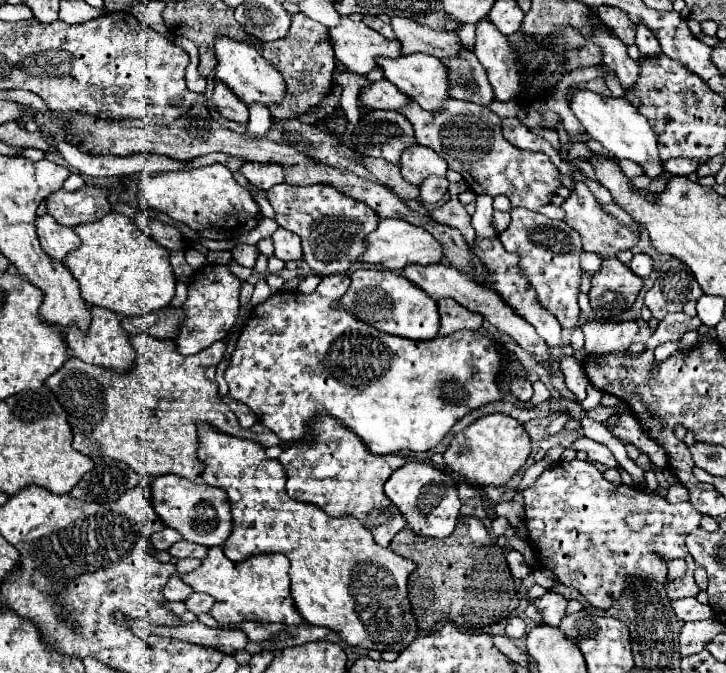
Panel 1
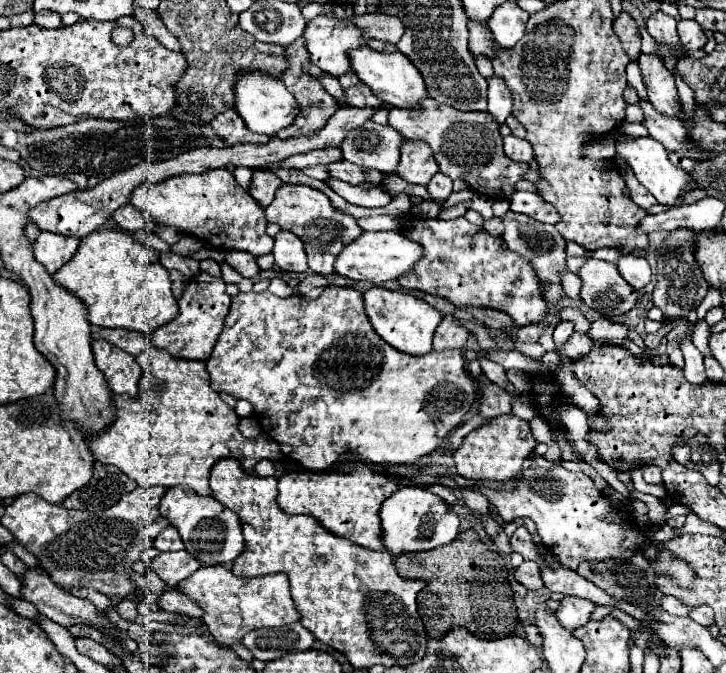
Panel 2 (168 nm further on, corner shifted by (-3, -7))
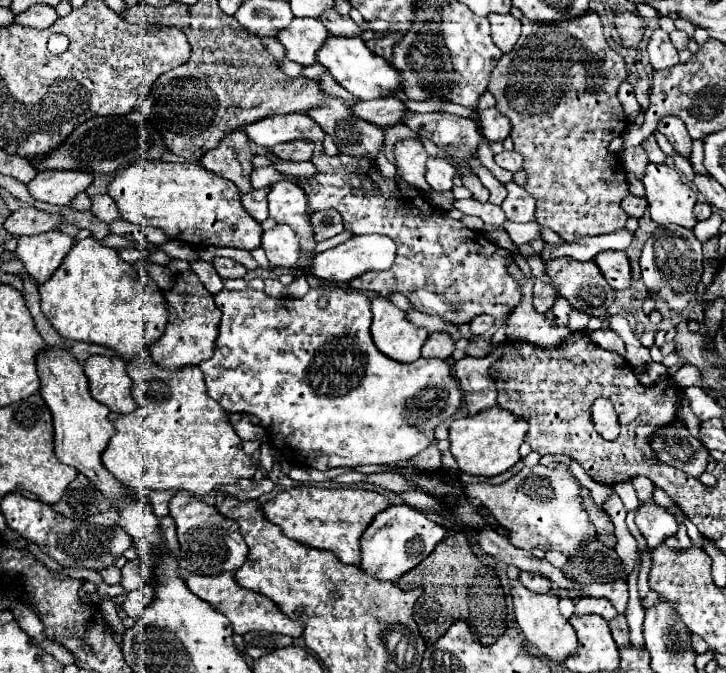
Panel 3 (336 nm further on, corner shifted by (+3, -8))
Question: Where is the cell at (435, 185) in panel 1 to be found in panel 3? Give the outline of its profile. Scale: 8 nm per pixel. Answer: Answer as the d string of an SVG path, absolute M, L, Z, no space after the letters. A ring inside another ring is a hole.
M429 158L427 160L425 180L429 182L429 186L435 192L451 190L453 188L453 176L455 176L455 170L451 164L447 164L447 160L443 160L443 158Z

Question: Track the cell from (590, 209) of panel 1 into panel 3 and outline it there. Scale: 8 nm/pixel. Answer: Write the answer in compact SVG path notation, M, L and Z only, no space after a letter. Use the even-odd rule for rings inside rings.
M587 10L583 16L559 24L539 24L527 18L521 22L523 32L515 48L503 54L491 72L489 92L495 96L499 112L511 120L515 150L525 158L527 182L523 188L537 200L537 222L557 232L565 242L615 232L627 222L627 214L619 204L629 190L625 168L615 154L607 152L607 146L627 130L627 116L617 100L617 86L627 78L625 60L609 48L597 12Z

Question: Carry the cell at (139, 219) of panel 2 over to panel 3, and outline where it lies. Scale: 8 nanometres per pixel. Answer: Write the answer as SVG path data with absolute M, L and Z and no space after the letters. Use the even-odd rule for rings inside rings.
M99 194L99 196L91 196L93 204L91 204L91 212L103 220L103 222L115 222L115 220L121 220L117 208L115 208L115 200L111 200L109 194Z

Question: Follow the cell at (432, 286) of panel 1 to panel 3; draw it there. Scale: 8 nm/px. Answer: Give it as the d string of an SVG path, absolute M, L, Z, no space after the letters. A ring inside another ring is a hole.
M481 314L481 316L477 316L475 320L471 320L471 332L473 332L473 336L481 336L481 334L487 332L493 324L495 324L495 320L493 320L491 316Z

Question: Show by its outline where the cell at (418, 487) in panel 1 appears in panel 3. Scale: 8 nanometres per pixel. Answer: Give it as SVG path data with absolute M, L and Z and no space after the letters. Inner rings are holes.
M393 504L375 516L373 524L361 536L361 568L379 580L397 582L401 574L425 560L445 536L447 528L429 520L423 512L411 508L409 504Z

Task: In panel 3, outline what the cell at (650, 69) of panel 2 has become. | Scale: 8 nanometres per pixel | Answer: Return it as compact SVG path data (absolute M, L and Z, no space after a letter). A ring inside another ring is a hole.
M665 116L663 120L659 120L657 130L673 144L675 152L689 158L689 154L691 154L691 136L687 134L687 128L679 120L679 116Z

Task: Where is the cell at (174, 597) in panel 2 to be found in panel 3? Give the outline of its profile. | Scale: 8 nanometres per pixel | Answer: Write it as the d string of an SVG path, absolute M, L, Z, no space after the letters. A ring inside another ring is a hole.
M131 590L131 592L127 592L127 600L123 602L123 610L127 612L127 616L139 618L151 602L153 602L153 594L147 592L147 596L145 596L141 590Z

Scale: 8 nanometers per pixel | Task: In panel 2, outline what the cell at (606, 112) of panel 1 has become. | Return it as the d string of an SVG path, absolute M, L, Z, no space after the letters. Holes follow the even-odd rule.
M637 137L637 139L627 139L623 143L617 145L617 153L629 163L629 167L633 169L635 177L639 179L639 183L643 183L643 187L657 199L657 203L661 203L665 209L673 209L673 207L681 207L683 205L683 197L689 191L699 189L695 179L683 171L681 167L673 165L667 157L667 149L655 141L653 137Z

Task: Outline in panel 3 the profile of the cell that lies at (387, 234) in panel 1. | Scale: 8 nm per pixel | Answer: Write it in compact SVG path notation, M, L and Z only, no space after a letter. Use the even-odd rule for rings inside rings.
M365 234L365 236L351 236L347 242L325 250L321 254L317 254L313 258L311 264L311 274L325 280L325 282L333 282L333 284L347 284L351 282L355 276L361 276L365 272L383 272L387 268L391 268L393 260L395 260L395 242L389 236L383 234Z

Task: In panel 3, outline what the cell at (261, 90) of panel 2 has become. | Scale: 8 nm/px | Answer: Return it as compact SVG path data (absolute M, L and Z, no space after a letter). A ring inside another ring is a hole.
M275 114L243 126L241 132L245 132L251 142L267 148L295 138L313 140L315 152L311 162L317 166L317 174L301 180L301 186L309 196L309 210L317 212L333 208L343 216L345 230L351 230L353 234L387 234L397 244L395 264L385 272L367 272L351 280L349 284L355 290L375 292L379 296L399 292L411 300L415 310L435 314L455 324L471 322L479 314L505 320L521 302L521 286L509 274L509 266L515 262L509 250L489 242L481 232L465 228L461 220L441 214L441 210L433 208L423 194L407 186L403 180L381 178L375 160L353 158L347 154L333 158L325 156L321 152L325 132L307 114Z

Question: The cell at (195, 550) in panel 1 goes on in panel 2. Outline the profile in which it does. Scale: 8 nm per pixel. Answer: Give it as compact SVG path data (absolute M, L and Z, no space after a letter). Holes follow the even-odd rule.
M169 551L159 553L151 563L149 571L159 575L169 587L175 587L179 581L193 575L201 565L187 551Z

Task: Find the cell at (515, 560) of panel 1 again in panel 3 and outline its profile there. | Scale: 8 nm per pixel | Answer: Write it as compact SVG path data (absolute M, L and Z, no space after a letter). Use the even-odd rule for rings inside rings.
M519 572L519 582L533 592L549 592L553 588L545 576L531 574L531 572Z

